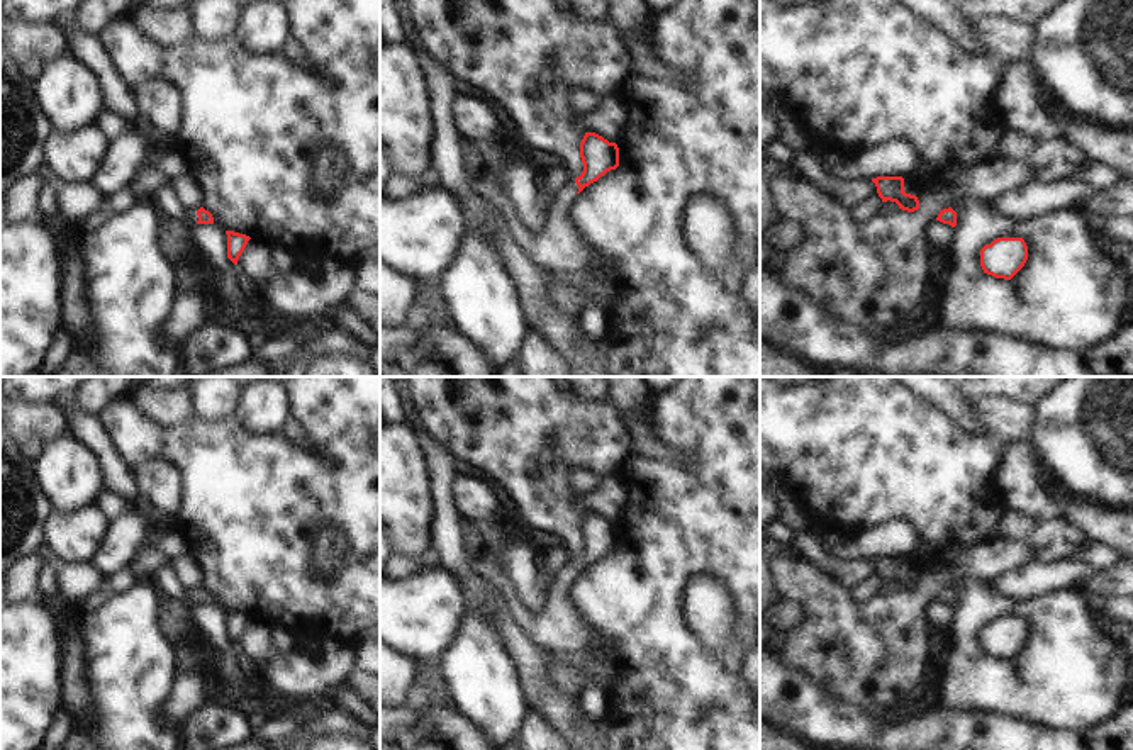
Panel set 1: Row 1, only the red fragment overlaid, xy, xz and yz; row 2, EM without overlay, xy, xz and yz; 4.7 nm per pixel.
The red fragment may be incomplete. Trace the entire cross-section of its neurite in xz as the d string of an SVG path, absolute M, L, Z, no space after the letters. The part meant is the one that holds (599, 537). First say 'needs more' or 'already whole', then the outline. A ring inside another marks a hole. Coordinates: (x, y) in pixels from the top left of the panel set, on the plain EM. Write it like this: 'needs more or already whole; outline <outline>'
needs more; outline M585 512L580 538L582 555L566 562L551 579L543 609L533 613L519 602L511 602L509 616L527 643L546 650L555 662L583 672L609 643L573 611L568 589L577 574L619 546L619 528L595 512Z

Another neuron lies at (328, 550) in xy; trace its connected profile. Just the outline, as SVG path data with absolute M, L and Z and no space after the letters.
M324 524L314 531L314 550L310 575L327 579L339 565L344 551L344 541L339 531Z

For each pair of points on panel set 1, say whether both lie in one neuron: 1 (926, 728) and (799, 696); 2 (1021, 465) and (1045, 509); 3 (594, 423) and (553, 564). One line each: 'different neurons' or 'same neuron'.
1: same neuron
2: same neuron
3: different neurons

